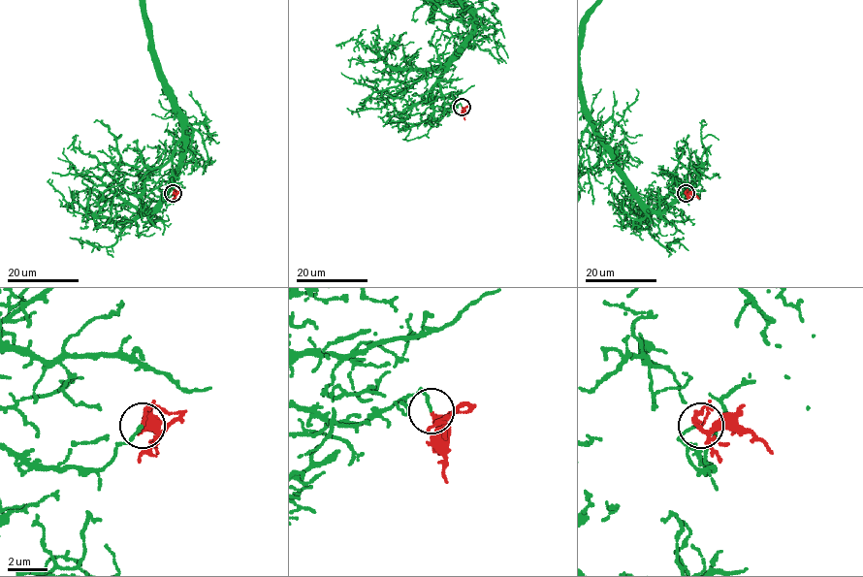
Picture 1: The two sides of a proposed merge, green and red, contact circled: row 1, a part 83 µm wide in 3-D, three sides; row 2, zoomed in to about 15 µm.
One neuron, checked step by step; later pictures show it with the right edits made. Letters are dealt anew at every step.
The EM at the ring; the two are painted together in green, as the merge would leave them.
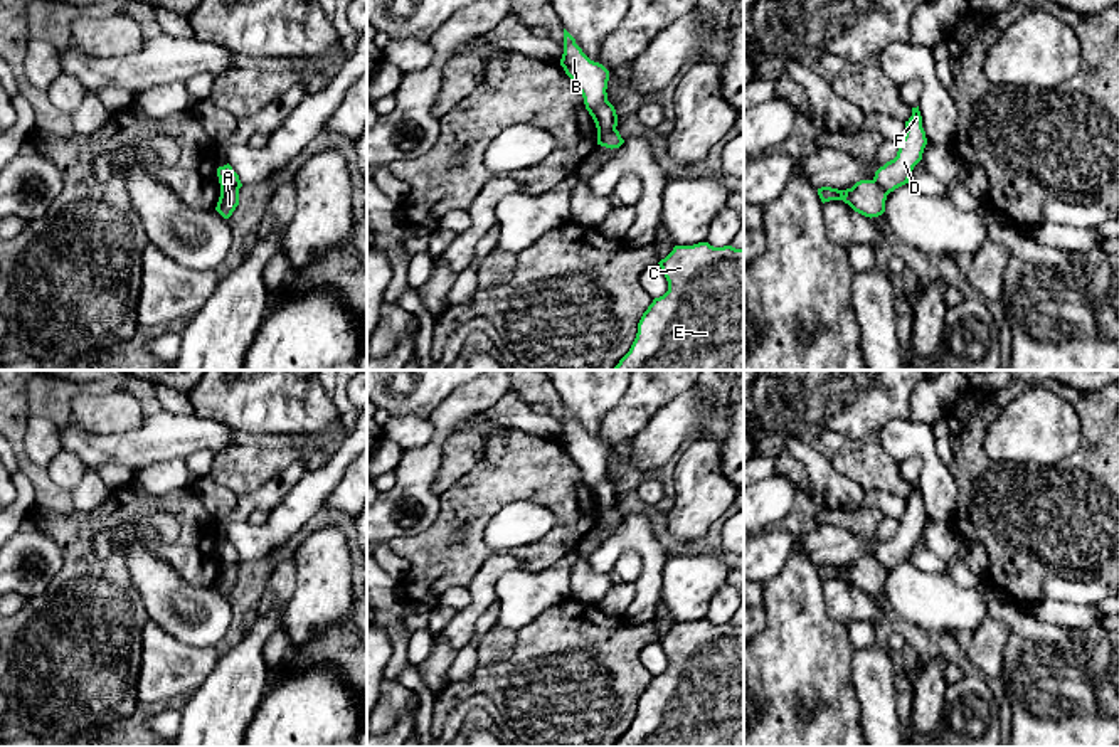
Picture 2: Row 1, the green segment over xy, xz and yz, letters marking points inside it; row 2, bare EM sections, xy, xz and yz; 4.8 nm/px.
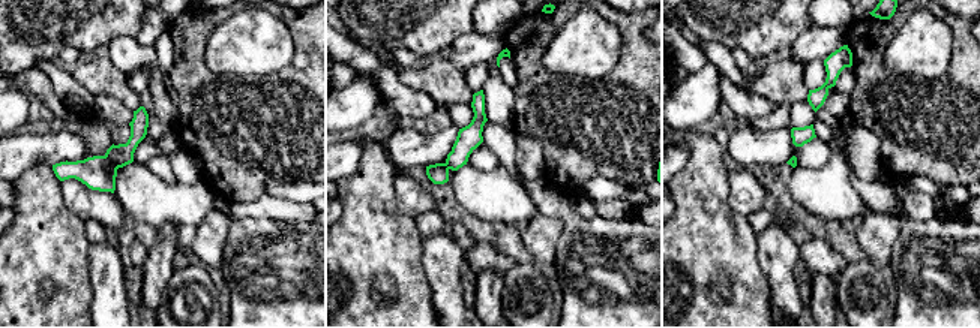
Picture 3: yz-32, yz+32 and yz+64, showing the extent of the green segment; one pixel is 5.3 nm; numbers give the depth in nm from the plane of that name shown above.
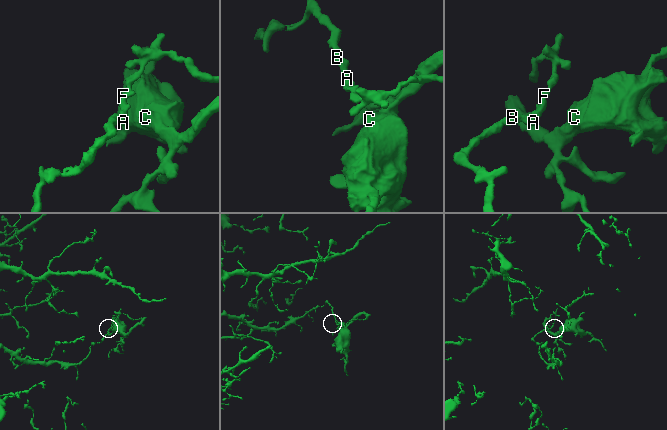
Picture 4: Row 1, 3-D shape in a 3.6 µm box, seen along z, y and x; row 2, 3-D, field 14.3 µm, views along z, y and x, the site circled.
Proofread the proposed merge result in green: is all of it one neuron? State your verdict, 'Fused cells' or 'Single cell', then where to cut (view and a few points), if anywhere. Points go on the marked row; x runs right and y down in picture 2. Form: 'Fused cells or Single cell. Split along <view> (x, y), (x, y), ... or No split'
Fused cells. Split along xy (221, 185), (231, 185), (238, 190)

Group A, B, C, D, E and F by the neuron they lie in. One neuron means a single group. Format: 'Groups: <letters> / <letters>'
Groups: A B / C D E F

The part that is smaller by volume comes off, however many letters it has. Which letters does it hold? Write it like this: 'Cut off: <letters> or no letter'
Cut off: C, D, E, F

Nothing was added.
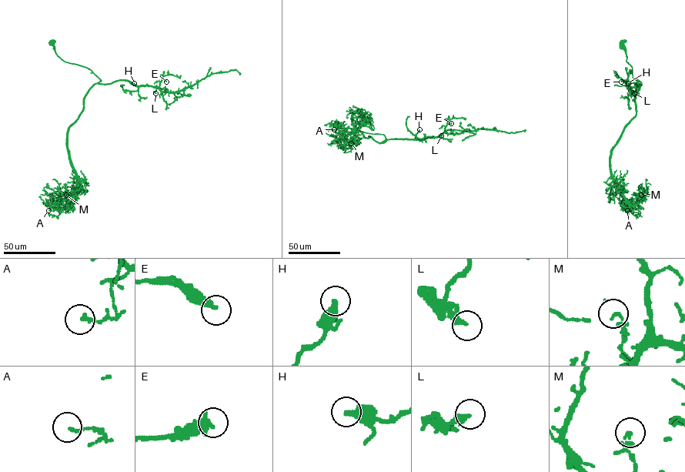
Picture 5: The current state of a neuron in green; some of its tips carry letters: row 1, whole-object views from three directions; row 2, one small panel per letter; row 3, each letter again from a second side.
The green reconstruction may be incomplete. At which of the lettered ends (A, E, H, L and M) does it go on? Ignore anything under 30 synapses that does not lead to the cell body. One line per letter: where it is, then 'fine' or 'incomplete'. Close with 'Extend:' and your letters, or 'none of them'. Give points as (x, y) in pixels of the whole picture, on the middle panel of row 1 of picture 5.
A: (334, 129) | fine
E: (451, 123) | incomplete
H: (419, 129) | fine
L: (441, 135) | fine
M: (351, 143) | fine
Extend: E

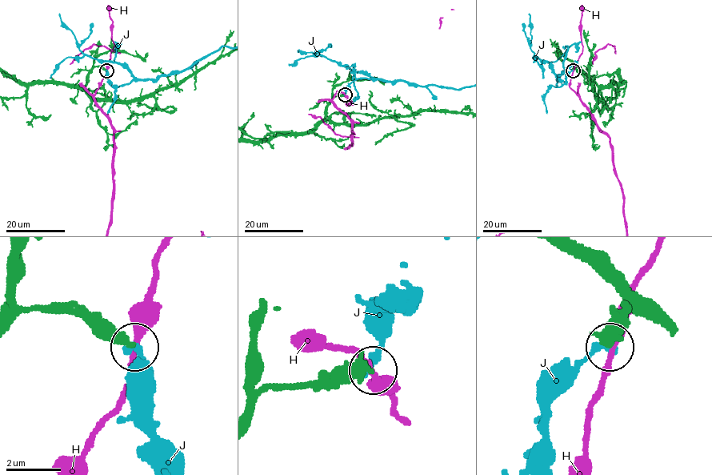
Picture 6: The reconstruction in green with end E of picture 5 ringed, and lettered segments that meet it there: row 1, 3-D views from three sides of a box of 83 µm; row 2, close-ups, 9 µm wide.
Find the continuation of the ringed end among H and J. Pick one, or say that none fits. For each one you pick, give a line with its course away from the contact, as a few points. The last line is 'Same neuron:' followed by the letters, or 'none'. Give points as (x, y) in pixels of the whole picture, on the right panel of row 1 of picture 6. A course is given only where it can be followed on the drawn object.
Same neuron: none

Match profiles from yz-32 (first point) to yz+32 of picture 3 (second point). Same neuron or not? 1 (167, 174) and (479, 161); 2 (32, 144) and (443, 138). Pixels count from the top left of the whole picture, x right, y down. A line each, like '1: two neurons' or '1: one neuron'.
1: one neuron
2: one neuron

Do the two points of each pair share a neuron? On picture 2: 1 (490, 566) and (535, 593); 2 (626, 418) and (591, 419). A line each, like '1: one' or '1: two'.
1: two
2: two

